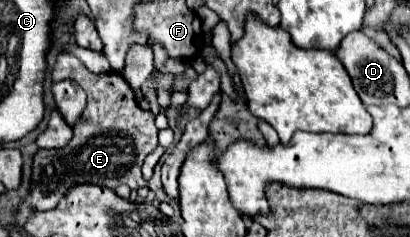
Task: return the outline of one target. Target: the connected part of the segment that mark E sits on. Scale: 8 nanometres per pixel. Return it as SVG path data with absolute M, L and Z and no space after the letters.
M72 58L56 60L52 82L58 82L60 78L76 80L88 94L88 104L78 122L72 126L74 136L64 148L40 148L34 154L32 180L26 202L36 210L52 210L66 196L66 192L78 184L98 184L106 188L128 184L132 190L146 186L140 166L146 154L158 146L154 114L138 106L130 84L118 72L94 74L78 58Z

